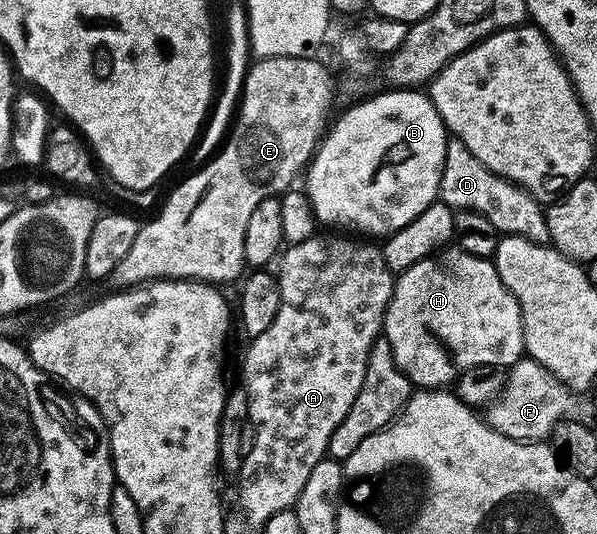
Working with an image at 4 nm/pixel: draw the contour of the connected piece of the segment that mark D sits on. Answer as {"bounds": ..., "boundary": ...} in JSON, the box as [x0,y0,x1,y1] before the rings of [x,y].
{"bounds":[439,138,551,245],"boundary":[[[452,138],[448,142],[439,199],[454,212],[472,211],[481,213],[481,217],[489,217],[489,221],[497,225],[500,236],[516,235],[546,245],[551,242],[544,204],[536,201],[523,187],[485,169],[485,165],[481,165],[481,161],[477,161],[477,157],[465,149],[460,139]]]}

